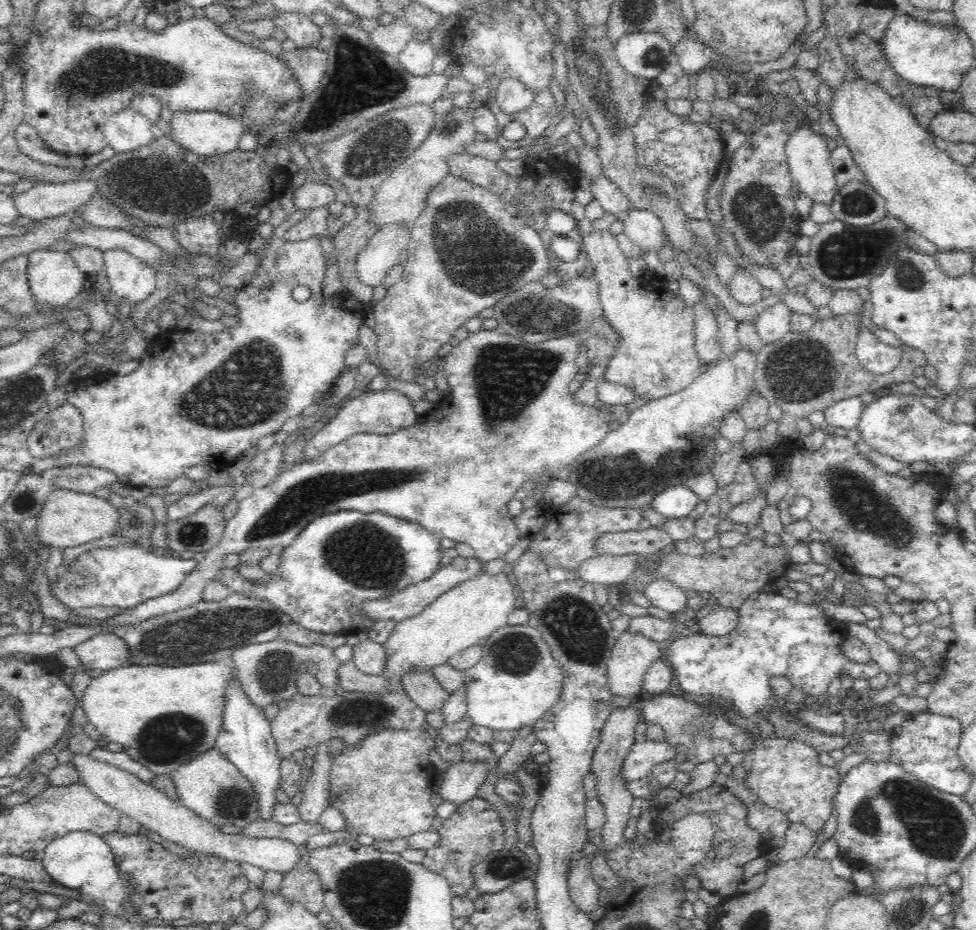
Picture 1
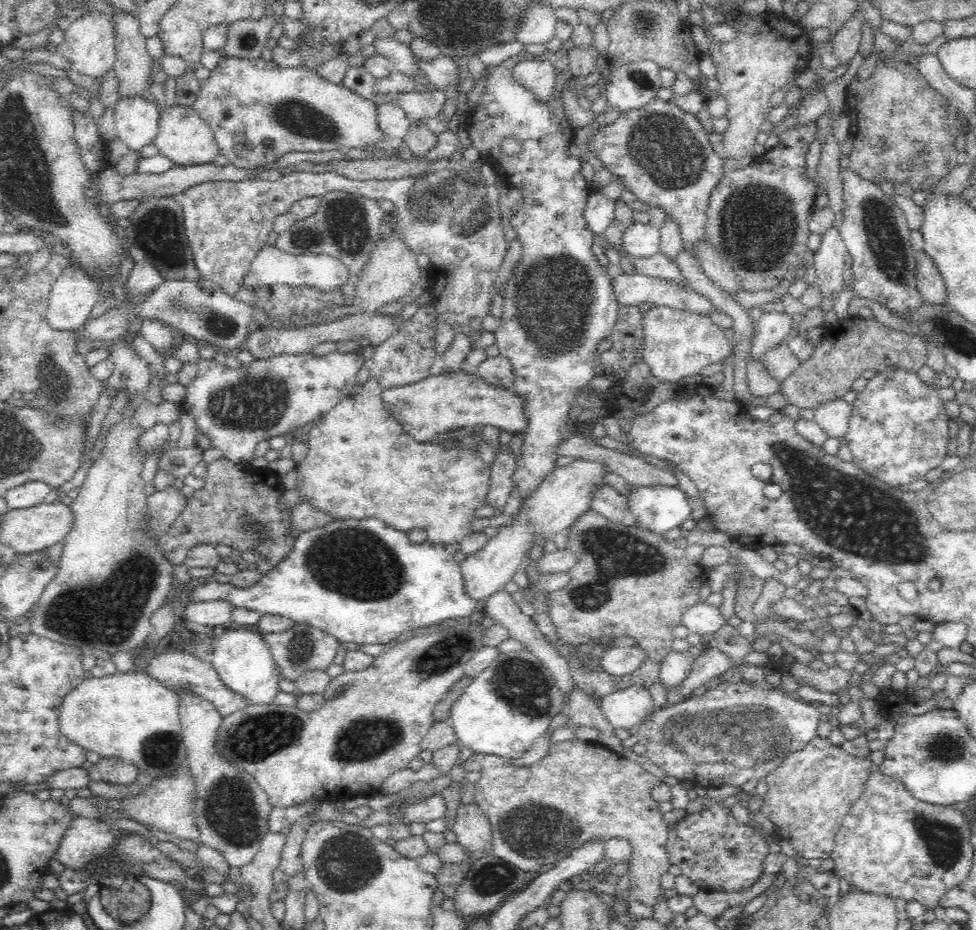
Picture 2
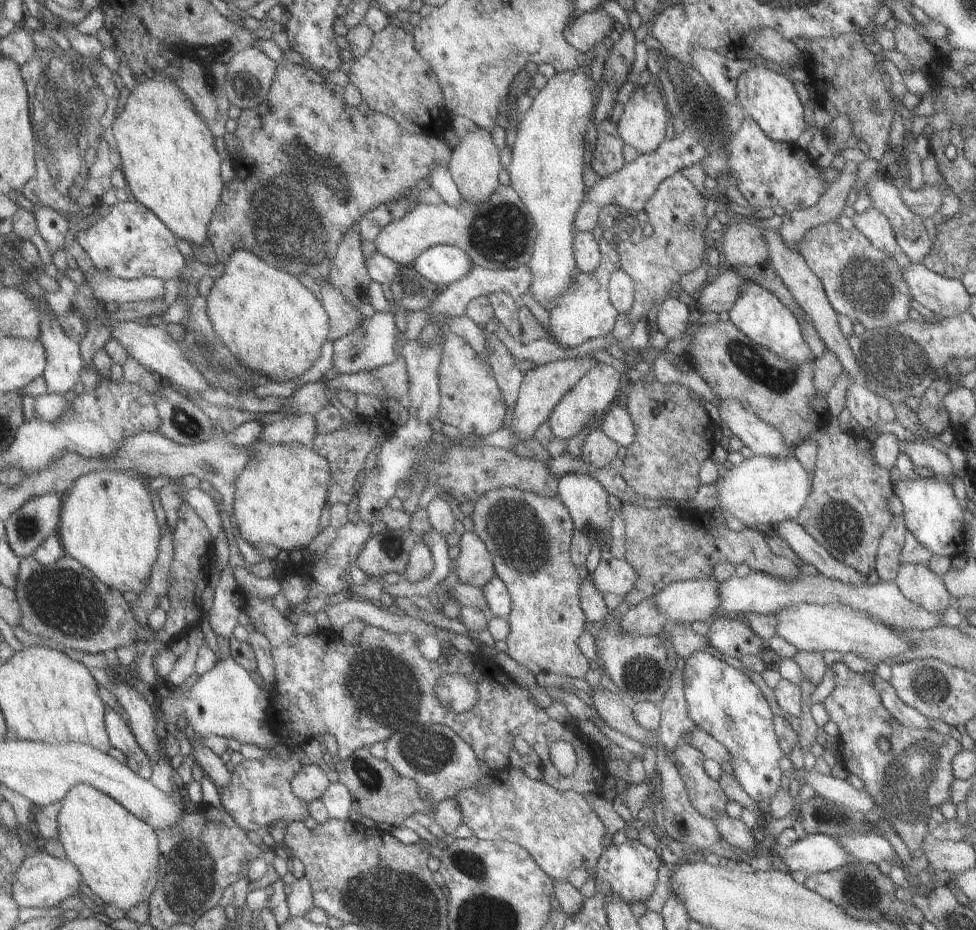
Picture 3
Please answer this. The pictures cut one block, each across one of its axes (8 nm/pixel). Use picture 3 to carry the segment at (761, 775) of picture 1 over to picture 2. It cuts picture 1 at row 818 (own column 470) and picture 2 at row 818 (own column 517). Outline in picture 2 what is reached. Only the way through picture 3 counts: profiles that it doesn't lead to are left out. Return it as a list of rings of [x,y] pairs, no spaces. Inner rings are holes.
[[[814,738],[803,750],[795,751],[781,764],[774,766],[774,770],[764,778],[769,791],[762,797],[761,813],[774,823],[778,838],[787,840],[794,847],[797,858],[824,860],[831,856],[835,837],[839,834],[843,820],[847,818],[850,808],[862,796],[874,769],[876,767],[869,758],[854,758],[842,751],[842,748],[832,745],[828,738]]]

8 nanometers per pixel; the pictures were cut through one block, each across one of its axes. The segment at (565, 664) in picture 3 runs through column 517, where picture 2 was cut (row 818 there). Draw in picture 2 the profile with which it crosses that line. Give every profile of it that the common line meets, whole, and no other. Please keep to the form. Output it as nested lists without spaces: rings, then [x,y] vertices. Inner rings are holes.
[[[580,739],[568,740],[567,742],[552,743],[548,753],[544,758],[530,764],[529,766],[516,766],[512,764],[508,759],[499,758],[493,755],[474,755],[471,760],[474,760],[480,764],[480,778],[475,783],[475,804],[478,805],[486,814],[493,831],[493,850],[492,854],[509,862],[512,866],[523,870],[530,876],[539,872],[542,866],[548,866],[548,864],[556,865],[558,860],[566,858],[568,854],[572,854],[574,850],[586,846],[586,844],[592,843],[606,843],[613,839],[626,839],[631,844],[632,850],[635,854],[635,859],[631,863],[632,876],[630,878],[632,887],[629,889],[628,900],[632,902],[640,902],[648,908],[656,908],[658,902],[666,903],[666,893],[660,886],[660,880],[662,876],[668,872],[670,867],[670,861],[666,852],[666,842],[668,835],[669,825],[664,821],[664,813],[660,811],[660,802],[656,801],[652,797],[652,790],[658,786],[661,781],[658,778],[649,774],[642,764],[634,761],[632,758],[623,758],[617,752],[611,751],[608,747],[604,747],[600,744],[582,742]]]

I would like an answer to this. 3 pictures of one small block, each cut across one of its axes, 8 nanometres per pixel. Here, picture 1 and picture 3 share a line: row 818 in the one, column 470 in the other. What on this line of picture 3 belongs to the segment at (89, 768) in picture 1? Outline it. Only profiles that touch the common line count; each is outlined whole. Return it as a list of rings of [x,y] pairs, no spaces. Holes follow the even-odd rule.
[[[478,125],[475,131],[467,132],[459,140],[459,144],[452,150],[451,160],[449,160],[448,164],[449,171],[461,192],[462,198],[469,200],[475,206],[479,206],[483,200],[487,200],[499,187],[499,184],[497,184],[497,174],[499,174],[497,150],[491,144],[489,132],[479,128]]]

